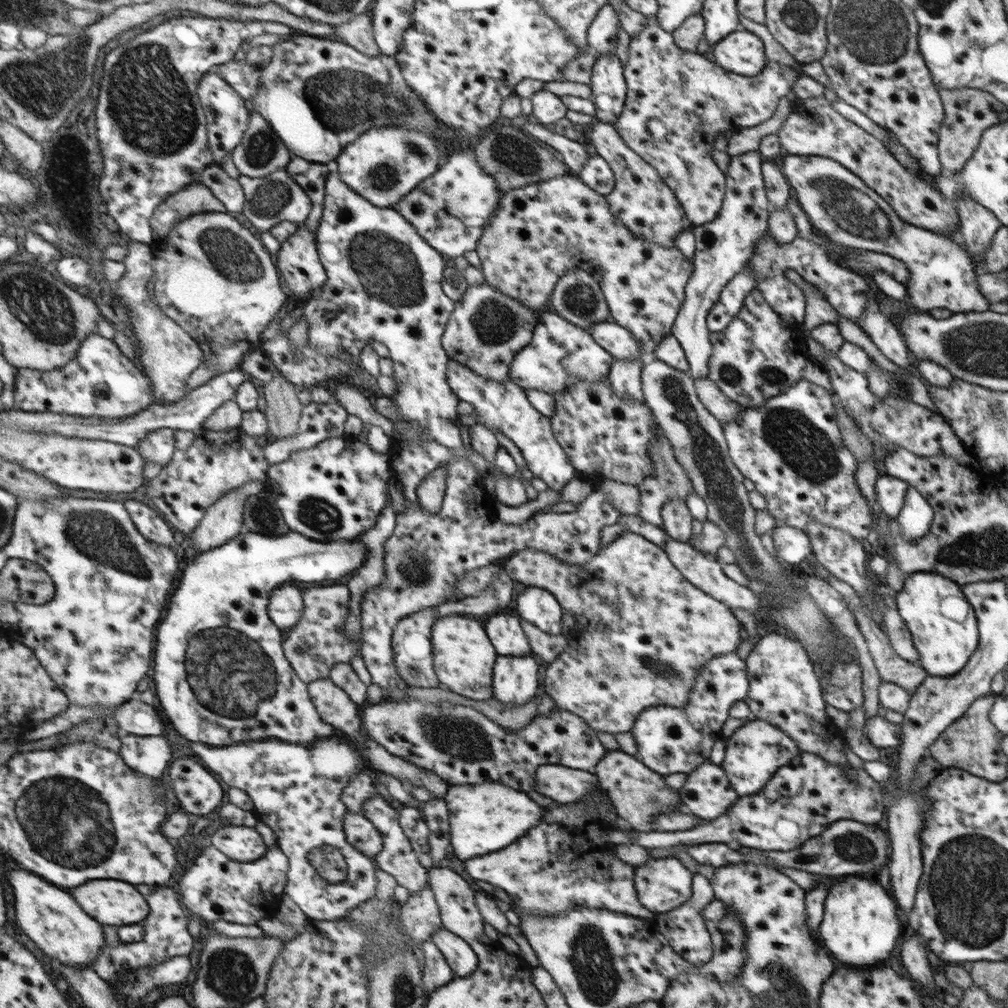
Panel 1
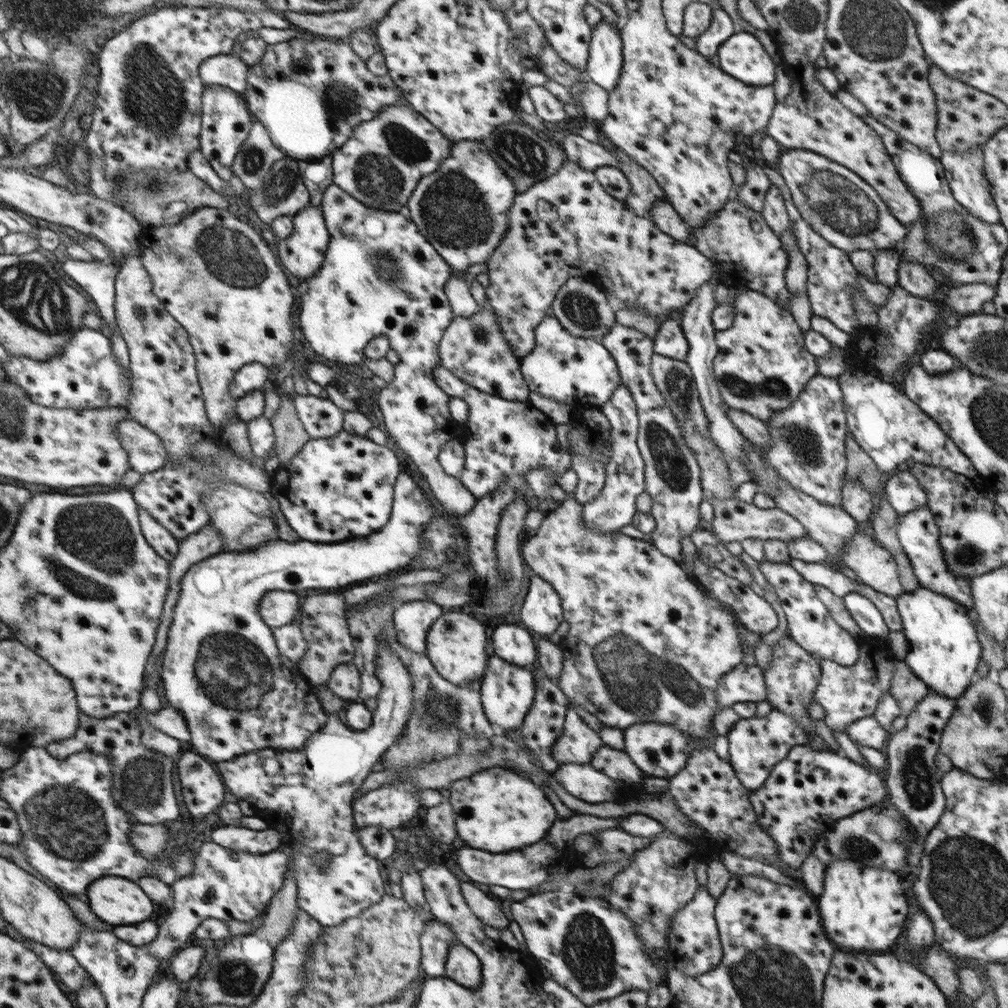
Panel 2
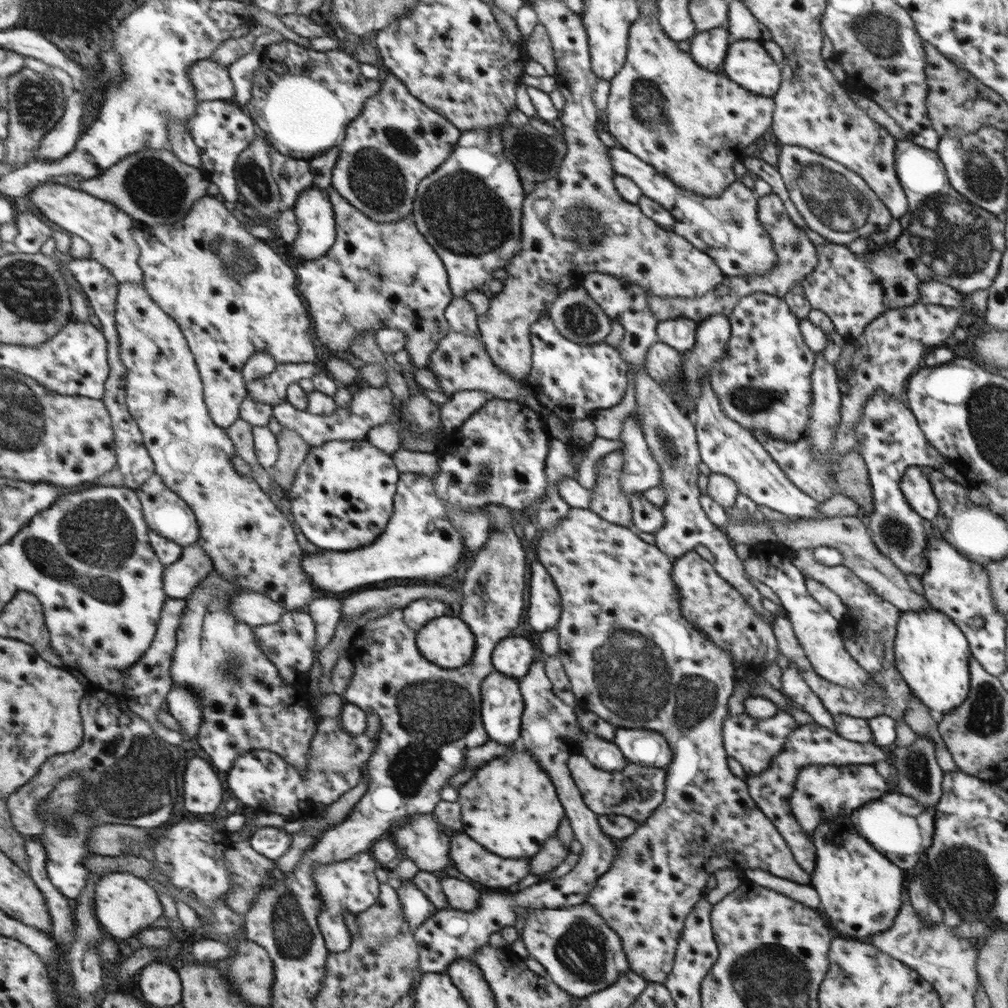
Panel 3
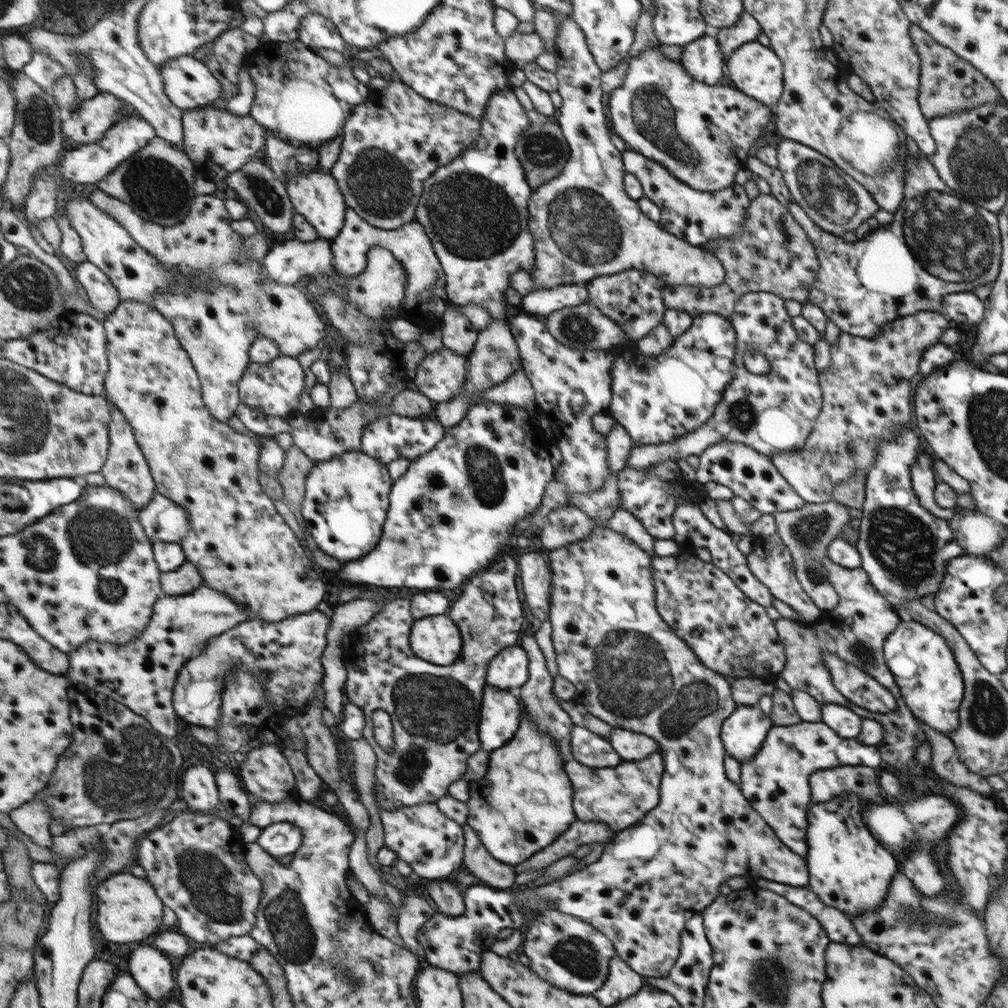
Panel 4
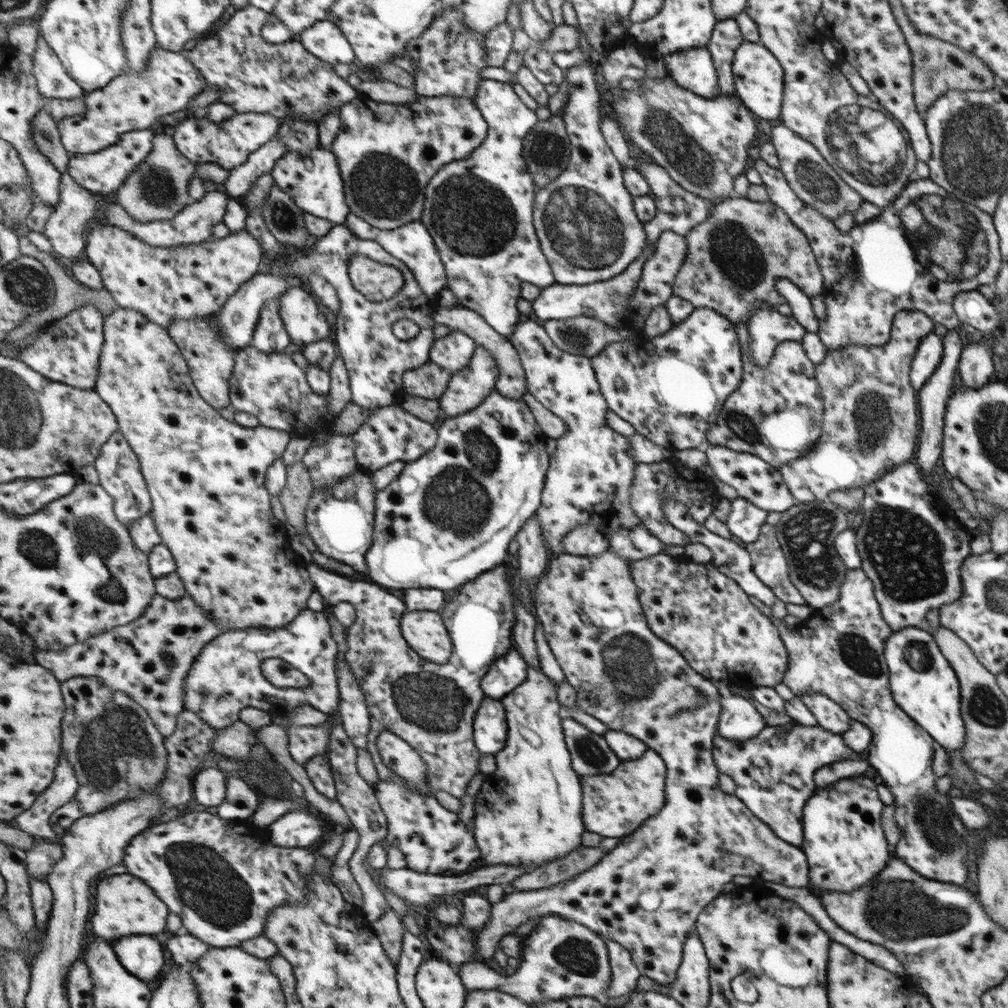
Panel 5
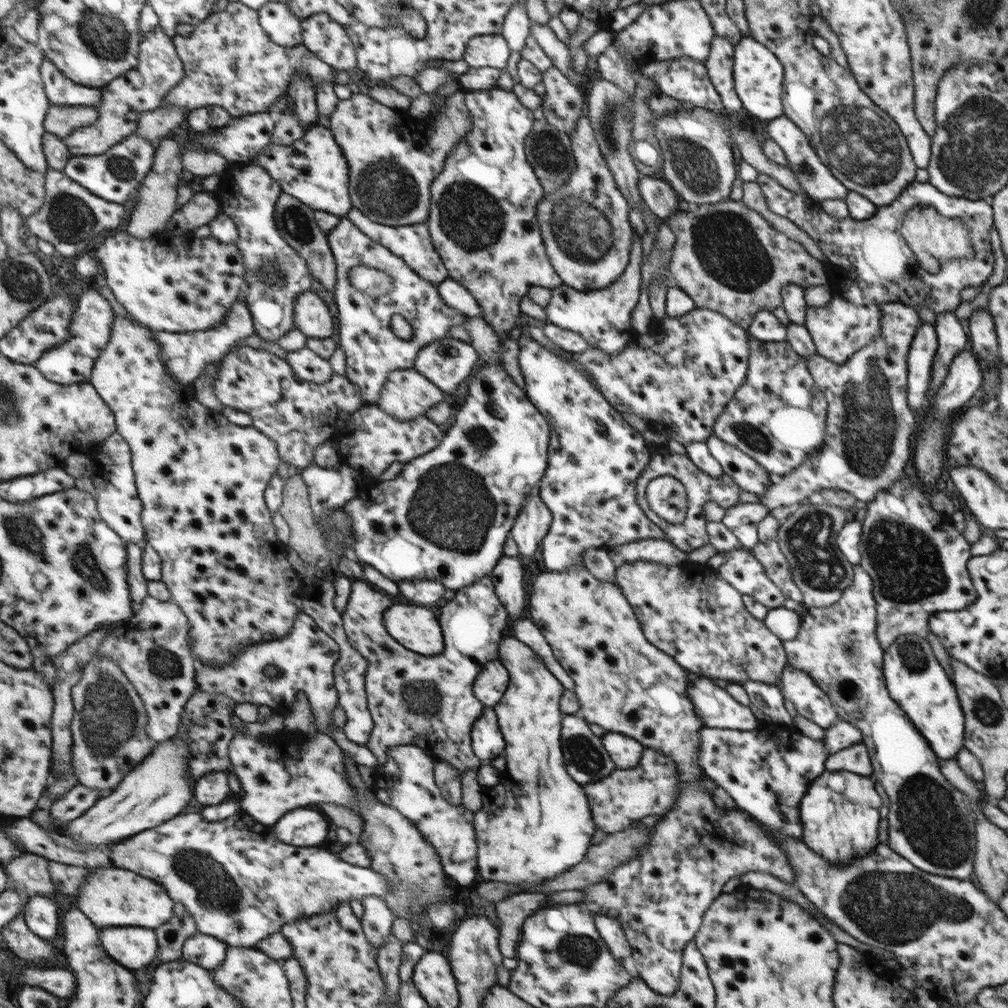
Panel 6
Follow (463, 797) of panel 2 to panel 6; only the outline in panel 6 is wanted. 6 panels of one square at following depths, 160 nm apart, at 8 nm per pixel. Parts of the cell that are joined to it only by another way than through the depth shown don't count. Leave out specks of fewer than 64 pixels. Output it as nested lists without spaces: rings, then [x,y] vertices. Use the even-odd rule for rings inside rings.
[[[512,635],[500,641],[497,660],[504,664],[510,674],[503,698],[499,704],[491,707],[505,741],[505,774],[500,775],[497,784],[482,788],[480,792],[481,804],[475,820],[477,866],[481,880],[506,882],[522,886],[521,892],[534,892],[543,881],[556,877],[556,874],[571,869],[583,860],[591,845],[590,838],[595,833],[596,824],[593,823],[591,804],[584,786],[567,774],[561,762],[559,737],[563,712],[559,703],[564,688],[544,665],[540,655]]]

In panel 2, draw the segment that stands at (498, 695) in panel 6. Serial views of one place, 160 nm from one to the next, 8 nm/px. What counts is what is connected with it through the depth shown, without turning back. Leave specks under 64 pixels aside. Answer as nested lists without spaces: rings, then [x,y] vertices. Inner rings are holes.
[[[503,623],[495,625],[490,633],[493,653],[499,658],[525,668],[535,660],[535,644],[527,629]]]

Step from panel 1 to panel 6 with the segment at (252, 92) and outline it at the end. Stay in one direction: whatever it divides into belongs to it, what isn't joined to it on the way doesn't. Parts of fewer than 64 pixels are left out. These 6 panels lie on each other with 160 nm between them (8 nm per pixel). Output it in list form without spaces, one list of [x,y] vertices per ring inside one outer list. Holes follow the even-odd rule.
[[[160,26],[146,34],[140,44],[140,64],[125,76],[116,78],[102,87],[102,101],[96,106],[100,117],[91,126],[76,128],[64,142],[77,156],[95,156],[107,152],[112,146],[134,134],[137,122],[144,112],[162,108],[167,95],[186,77],[186,70],[174,40]]]

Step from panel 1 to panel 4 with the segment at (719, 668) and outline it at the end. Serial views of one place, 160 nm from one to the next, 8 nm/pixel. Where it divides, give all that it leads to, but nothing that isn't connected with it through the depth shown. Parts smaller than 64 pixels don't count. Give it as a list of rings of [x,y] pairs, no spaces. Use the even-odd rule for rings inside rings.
[[[613,727],[607,740],[622,761],[641,761],[648,758],[649,755],[659,752],[654,738],[629,730]]]

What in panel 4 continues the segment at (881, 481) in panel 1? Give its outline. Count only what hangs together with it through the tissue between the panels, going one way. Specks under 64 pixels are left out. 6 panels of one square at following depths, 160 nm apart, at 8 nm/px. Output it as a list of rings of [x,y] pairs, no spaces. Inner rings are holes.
[[[925,450],[917,458],[915,464],[911,466],[911,482],[913,491],[916,492],[916,498],[929,514],[936,515],[937,518],[949,520],[954,515],[955,508],[941,508],[935,504],[933,498],[933,488],[938,479],[932,469],[933,455]]]

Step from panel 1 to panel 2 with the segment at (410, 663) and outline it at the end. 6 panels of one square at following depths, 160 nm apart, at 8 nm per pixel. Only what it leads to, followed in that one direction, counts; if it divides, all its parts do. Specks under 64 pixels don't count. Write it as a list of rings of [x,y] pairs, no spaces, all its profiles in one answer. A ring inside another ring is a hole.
[[[427,600],[405,602],[392,611],[392,625],[396,641],[409,652],[425,654],[425,637],[441,608]]]

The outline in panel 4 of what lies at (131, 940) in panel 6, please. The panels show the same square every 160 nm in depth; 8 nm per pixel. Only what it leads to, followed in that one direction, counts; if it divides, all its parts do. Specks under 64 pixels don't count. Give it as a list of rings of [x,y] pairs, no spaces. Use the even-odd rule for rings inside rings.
[[[137,944],[133,954],[129,954],[128,968],[137,984],[158,1001],[160,998],[169,998],[177,988],[173,966],[158,948]]]

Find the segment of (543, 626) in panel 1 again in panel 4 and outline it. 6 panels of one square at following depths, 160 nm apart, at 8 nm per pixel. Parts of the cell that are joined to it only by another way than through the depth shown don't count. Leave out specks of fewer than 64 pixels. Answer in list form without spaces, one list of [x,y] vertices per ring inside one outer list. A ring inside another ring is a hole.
[[[526,552],[519,556],[521,586],[531,614],[537,620],[548,618],[550,612],[549,568],[537,552]]]

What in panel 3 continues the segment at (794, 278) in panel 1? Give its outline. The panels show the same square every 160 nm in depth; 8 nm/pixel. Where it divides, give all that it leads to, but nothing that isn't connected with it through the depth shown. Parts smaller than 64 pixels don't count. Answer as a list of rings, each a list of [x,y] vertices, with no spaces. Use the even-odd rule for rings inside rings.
[[[897,139],[893,149],[893,164],[907,202],[907,212],[898,219],[901,234],[891,246],[855,256],[847,246],[821,238],[806,225],[788,197],[787,185],[776,167],[764,159],[745,157],[742,164],[764,180],[781,198],[789,219],[796,224],[816,248],[816,268],[801,282],[810,306],[826,314],[837,334],[855,338],[869,322],[888,310],[916,303],[917,286],[925,282],[941,282],[968,296],[974,290],[987,289],[997,275],[1004,246],[1004,222],[978,206],[966,202],[948,183],[943,163],[935,151]]]

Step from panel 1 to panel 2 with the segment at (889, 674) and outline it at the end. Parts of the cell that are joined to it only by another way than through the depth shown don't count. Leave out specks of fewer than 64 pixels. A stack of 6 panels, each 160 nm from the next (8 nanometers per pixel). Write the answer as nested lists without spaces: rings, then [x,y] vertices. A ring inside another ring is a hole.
[[[893,659],[892,684],[890,696],[897,702],[900,715],[907,718],[913,714],[913,708],[928,694],[928,688],[916,677],[905,661]]]

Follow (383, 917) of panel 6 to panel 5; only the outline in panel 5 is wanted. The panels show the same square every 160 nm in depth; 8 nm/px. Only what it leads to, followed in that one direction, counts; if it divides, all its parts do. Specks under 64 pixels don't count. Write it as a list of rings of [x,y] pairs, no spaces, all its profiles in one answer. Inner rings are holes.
[[[337,724],[337,726],[333,728],[330,737],[331,744],[329,744],[327,754],[329,754],[329,758],[331,758],[332,769],[336,777],[338,801],[345,807],[354,829],[360,834],[360,843],[354,855],[351,857],[350,868],[356,881],[360,884],[364,892],[364,905],[362,909],[365,911],[368,921],[372,923],[380,917],[380,914],[384,911],[384,908],[387,907],[387,904],[385,898],[377,889],[377,885],[373,883],[374,875],[368,864],[367,857],[370,850],[373,848],[373,844],[382,842],[386,837],[386,819],[374,795],[374,787],[359,774],[359,749],[353,744],[351,737],[347,734],[345,728],[343,728],[343,724]]]

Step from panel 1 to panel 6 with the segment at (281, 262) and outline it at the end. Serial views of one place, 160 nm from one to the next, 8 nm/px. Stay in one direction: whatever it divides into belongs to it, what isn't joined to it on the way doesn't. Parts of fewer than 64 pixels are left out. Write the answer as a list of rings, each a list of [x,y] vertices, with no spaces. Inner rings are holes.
[[[317,124],[307,129],[292,145],[270,145],[269,149],[269,153],[254,156],[255,164],[268,170],[280,182],[285,193],[301,199],[301,202],[315,211],[335,214],[339,218],[348,217],[354,208],[349,190],[349,163],[330,127]]]

